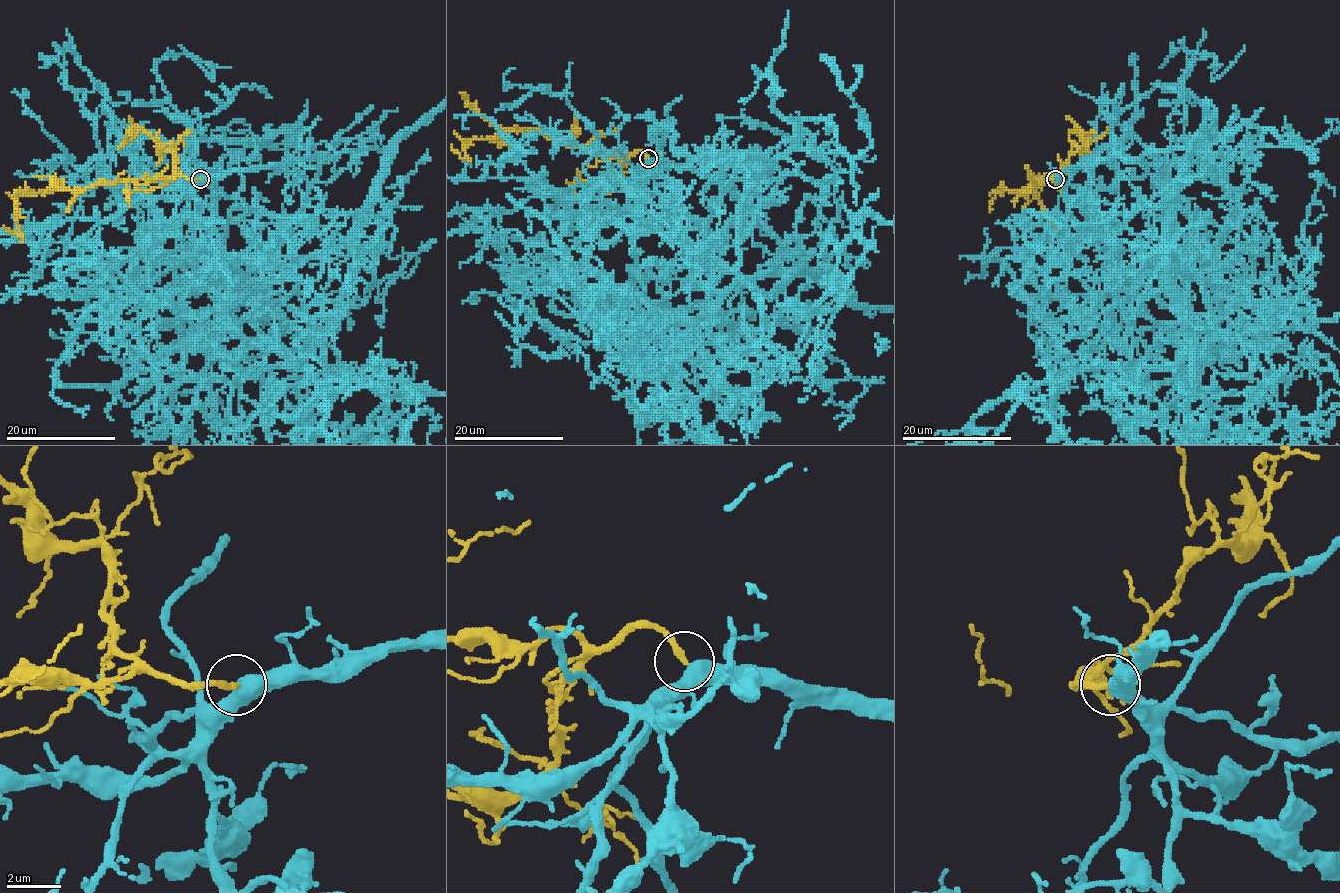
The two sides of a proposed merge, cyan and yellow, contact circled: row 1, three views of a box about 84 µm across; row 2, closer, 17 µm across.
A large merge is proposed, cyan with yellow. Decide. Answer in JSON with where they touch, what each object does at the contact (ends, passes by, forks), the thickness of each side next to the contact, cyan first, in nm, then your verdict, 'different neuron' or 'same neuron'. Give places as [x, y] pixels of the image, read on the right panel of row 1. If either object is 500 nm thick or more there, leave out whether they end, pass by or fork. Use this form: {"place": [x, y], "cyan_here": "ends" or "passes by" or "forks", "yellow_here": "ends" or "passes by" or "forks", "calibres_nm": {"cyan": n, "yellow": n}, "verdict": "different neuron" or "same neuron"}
{"place": [1055, 179], "cyan_here": "passes by", "yellow_here": "ends", "calibres_nm": {"cyan": 480, "yellow": 240}, "verdict": "same neuron"}

